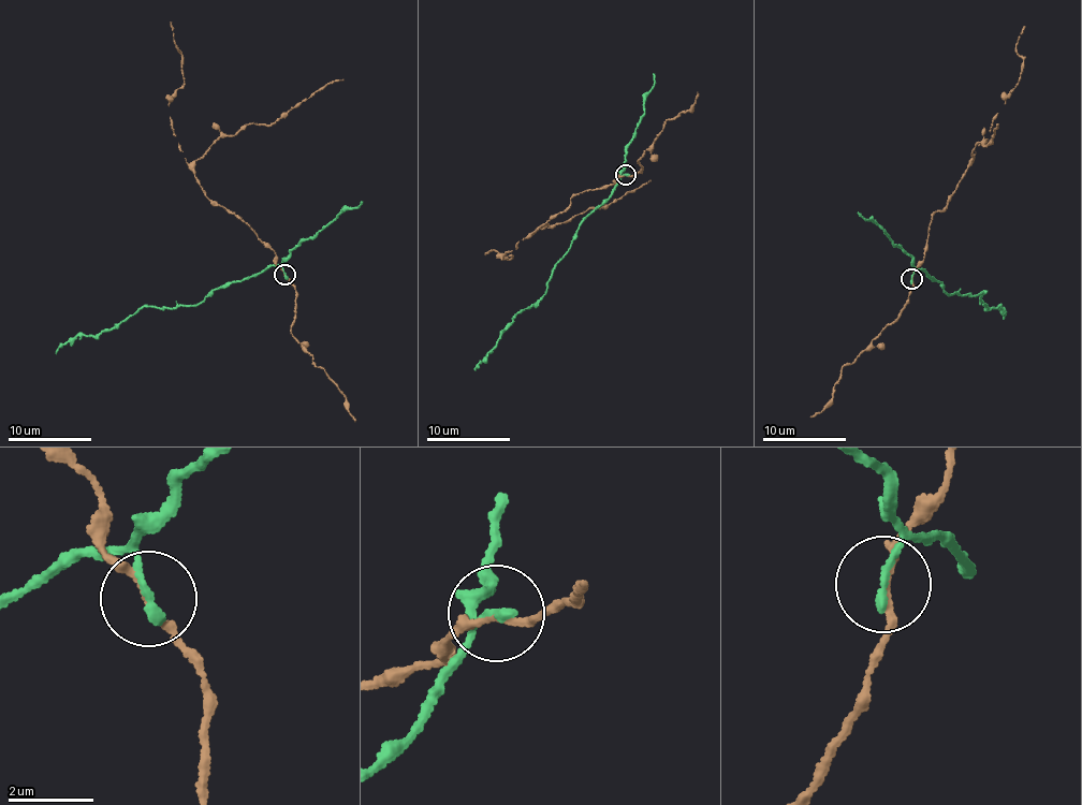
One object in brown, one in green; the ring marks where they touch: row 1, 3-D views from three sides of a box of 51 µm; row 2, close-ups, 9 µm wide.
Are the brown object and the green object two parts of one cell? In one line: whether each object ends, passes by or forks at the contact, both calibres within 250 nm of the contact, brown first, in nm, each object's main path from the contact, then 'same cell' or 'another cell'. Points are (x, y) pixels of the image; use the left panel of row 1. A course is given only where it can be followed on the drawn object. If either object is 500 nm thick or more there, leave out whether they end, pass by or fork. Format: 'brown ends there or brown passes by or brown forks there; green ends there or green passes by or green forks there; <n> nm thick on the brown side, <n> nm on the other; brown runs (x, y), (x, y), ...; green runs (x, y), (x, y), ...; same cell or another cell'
brown passes by; green ends there; 150 nm thick on the brown side, 240 nm on the other; brown runs (286, 275), (249, 225), (206, 196), (195, 164), (220, 137), (249, 123), (275, 123), (313, 92), (344, 78); green runs (286, 275), (274, 264), (229, 282), (192, 305), (146, 306), (96, 336), (82, 335), (56, 354); another cell

